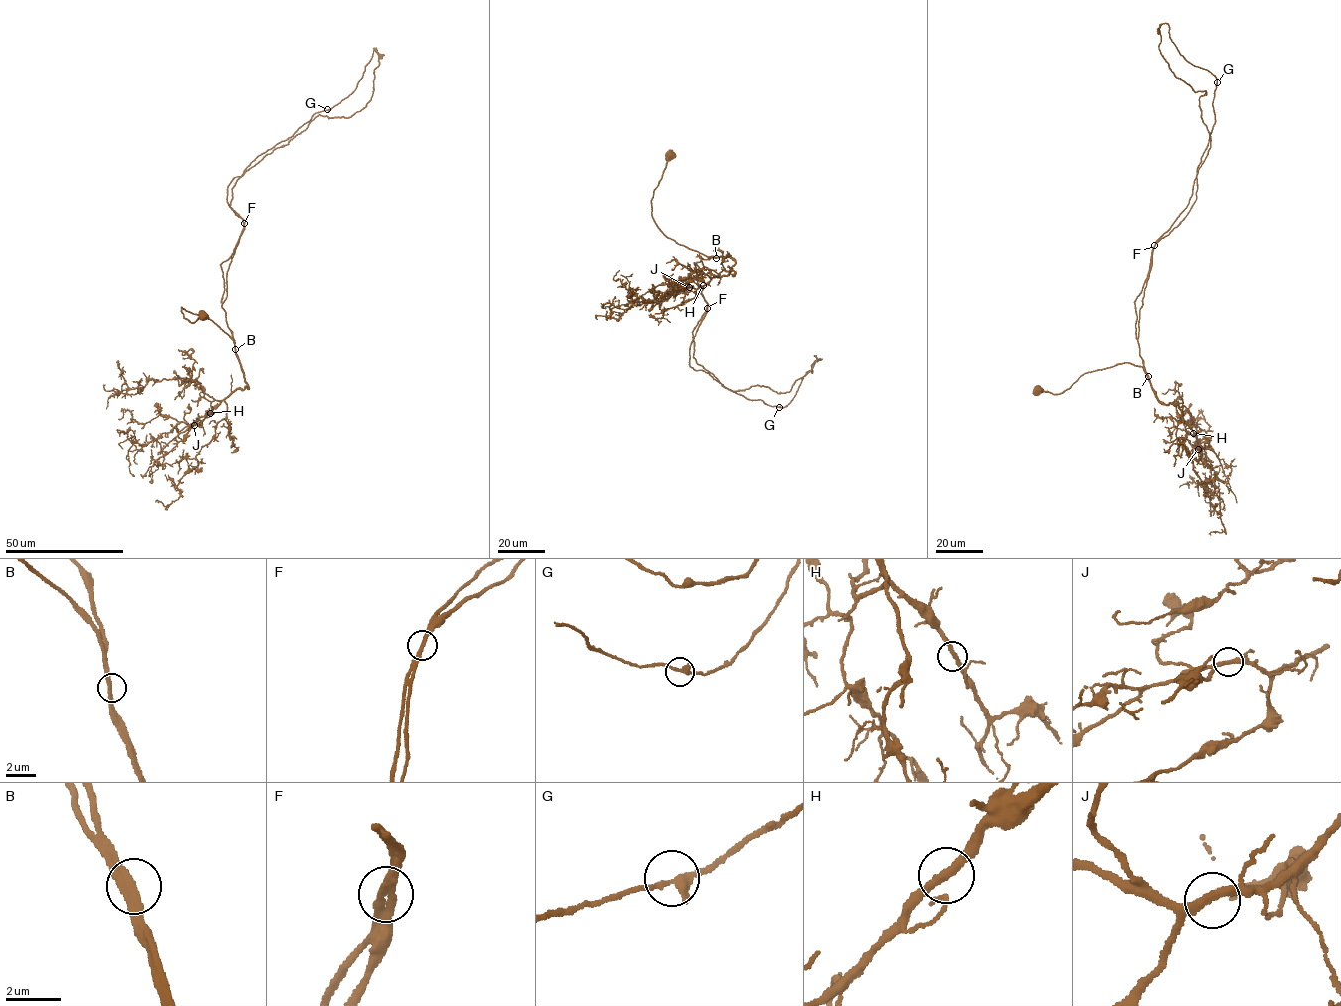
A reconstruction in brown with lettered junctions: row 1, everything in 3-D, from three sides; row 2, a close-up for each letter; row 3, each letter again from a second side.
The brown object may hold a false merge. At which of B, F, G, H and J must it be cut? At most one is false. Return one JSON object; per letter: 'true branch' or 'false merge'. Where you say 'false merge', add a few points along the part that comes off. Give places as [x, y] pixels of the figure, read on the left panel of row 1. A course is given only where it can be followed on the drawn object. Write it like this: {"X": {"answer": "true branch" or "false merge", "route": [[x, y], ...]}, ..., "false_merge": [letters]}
{"B": {"answer": "true branch"}, "F": {"answer": "false merge", "route": [[244, 223], [230, 206], [236, 181], [319, 115], [349, 117], [364, 107], [373, 93], [379, 61], [374, 48]]}, "G": {"answer": "true branch"}, "H": {"answer": "true branch"}, "J": {"answer": "true branch"}, "false_merge": ["F"]}

